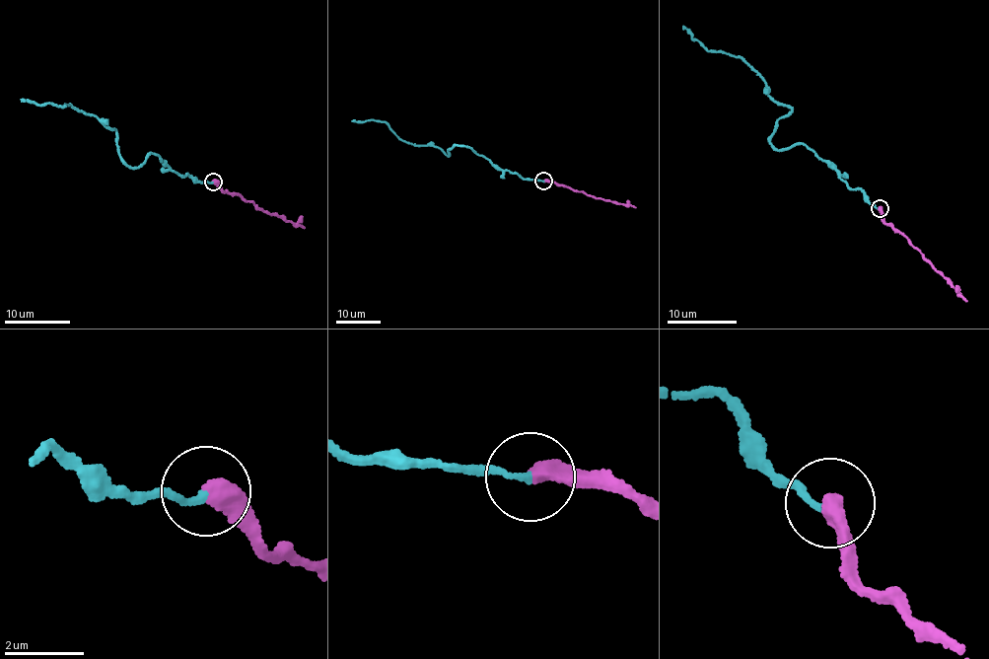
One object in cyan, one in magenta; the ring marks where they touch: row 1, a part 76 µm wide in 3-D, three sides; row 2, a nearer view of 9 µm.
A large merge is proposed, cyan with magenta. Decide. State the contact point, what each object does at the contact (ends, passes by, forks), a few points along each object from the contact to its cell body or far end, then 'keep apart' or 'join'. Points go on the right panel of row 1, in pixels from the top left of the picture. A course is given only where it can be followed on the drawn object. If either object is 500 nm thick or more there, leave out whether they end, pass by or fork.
place (880, 208); cyan ends; magenta ends; course cyan (880, 207), (804, 144), (774, 148), (772, 133), (791, 110), (767, 94), (740, 56), (707, 49), (682, 25); course magenta (880, 207), (884, 222), (921, 252), (966, 302); keep apart

